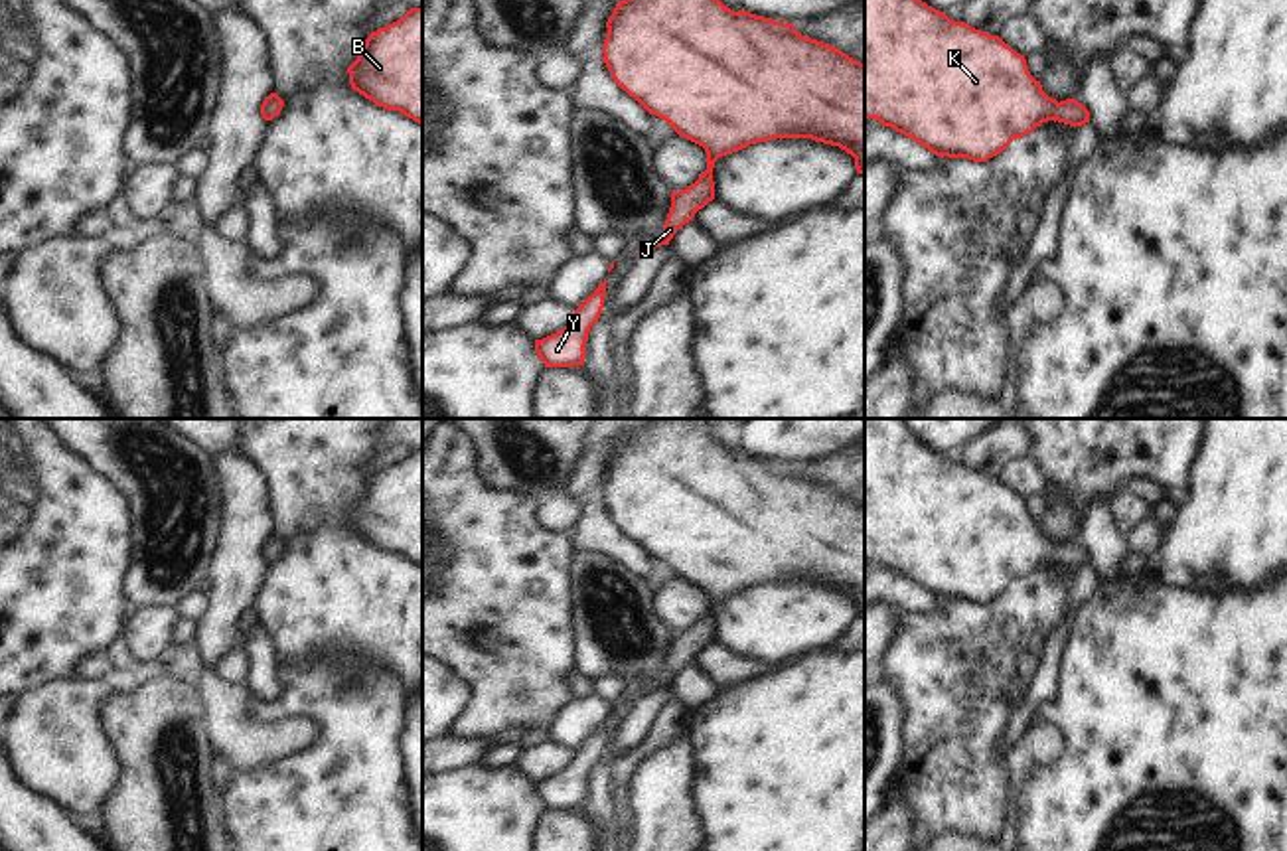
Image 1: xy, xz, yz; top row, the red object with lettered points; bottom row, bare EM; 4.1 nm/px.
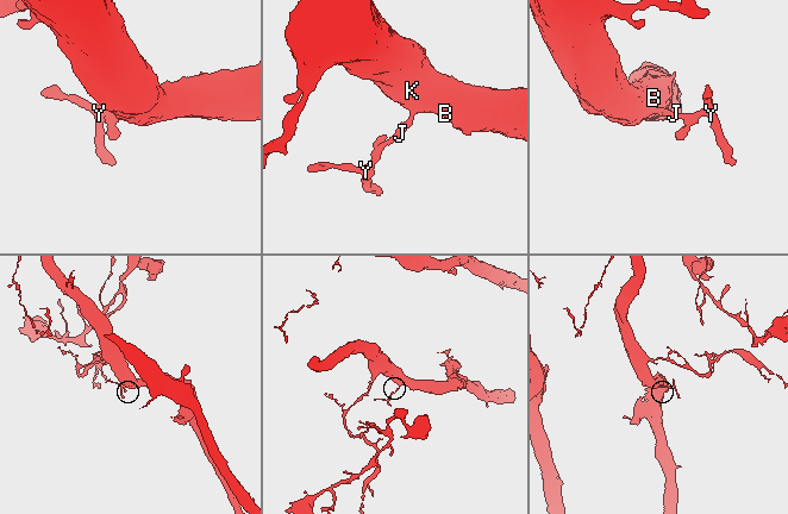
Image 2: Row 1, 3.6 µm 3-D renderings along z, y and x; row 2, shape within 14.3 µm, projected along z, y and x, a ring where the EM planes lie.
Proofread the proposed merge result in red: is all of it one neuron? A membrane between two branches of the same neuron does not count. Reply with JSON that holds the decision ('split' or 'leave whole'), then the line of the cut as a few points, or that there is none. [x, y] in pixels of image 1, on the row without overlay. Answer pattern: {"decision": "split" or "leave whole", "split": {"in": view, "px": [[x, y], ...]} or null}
{"decision": "leave whole", "split": null}

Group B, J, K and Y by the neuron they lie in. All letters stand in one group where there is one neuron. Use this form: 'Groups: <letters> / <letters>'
Groups: B J K Y

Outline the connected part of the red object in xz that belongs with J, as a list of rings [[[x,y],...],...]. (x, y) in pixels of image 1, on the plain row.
[[[707,419],[638,423],[606,464],[602,503],[620,531],[707,594],[707,612],[689,630],[671,634],[663,675],[640,687],[638,697],[669,687],[715,642],[715,604],[750,586],[811,580],[839,588],[855,600],[857,616],[865,616],[865,505],[797,476],[794,466],[732,454],[713,438]]]

